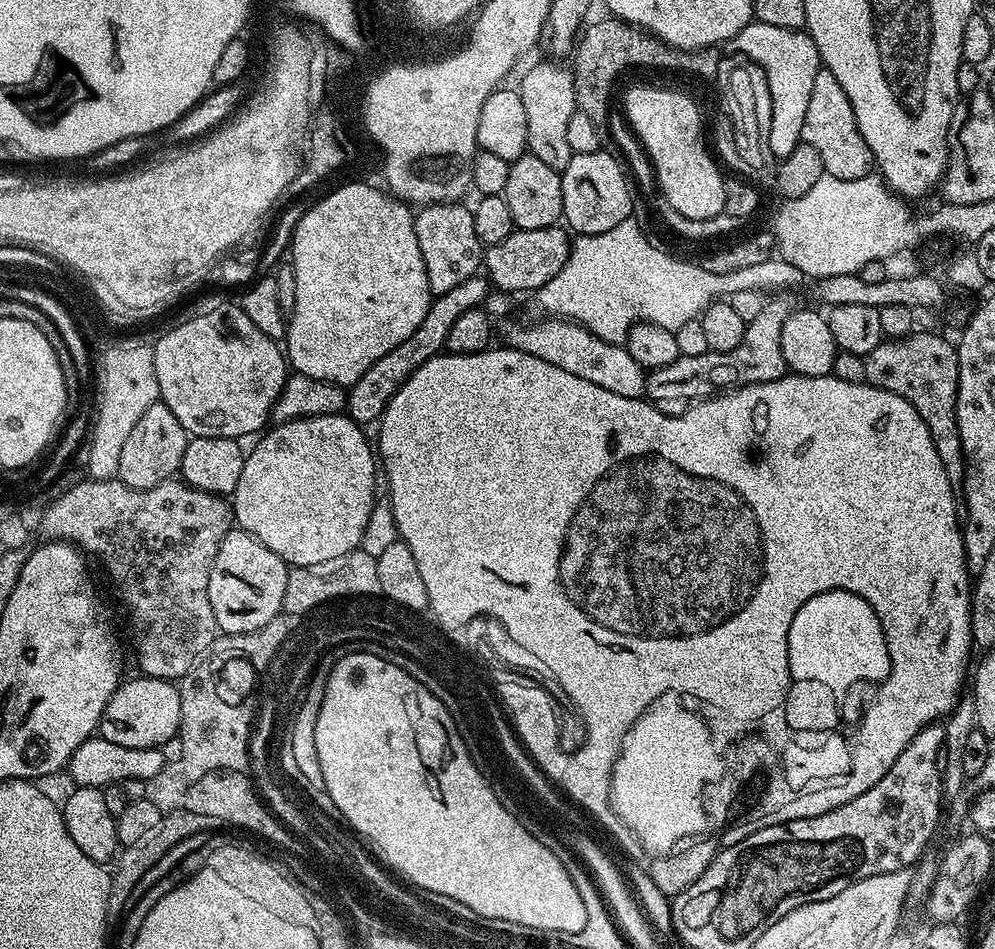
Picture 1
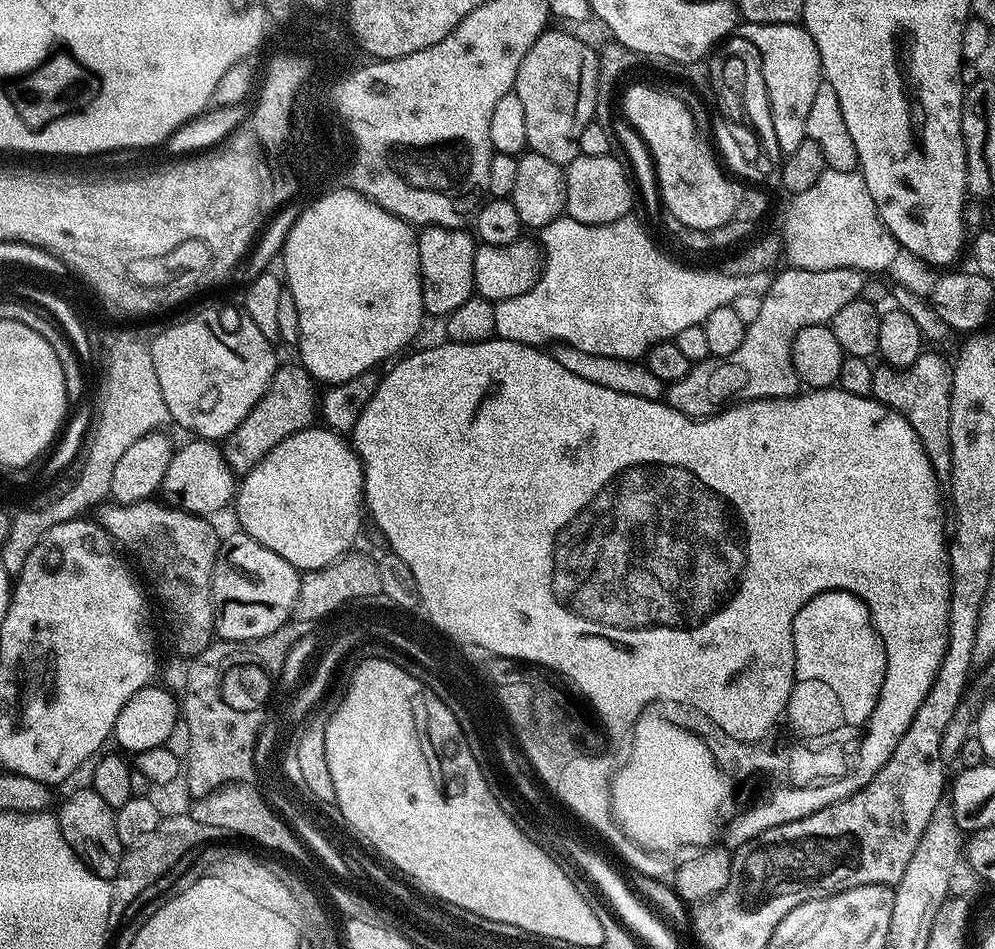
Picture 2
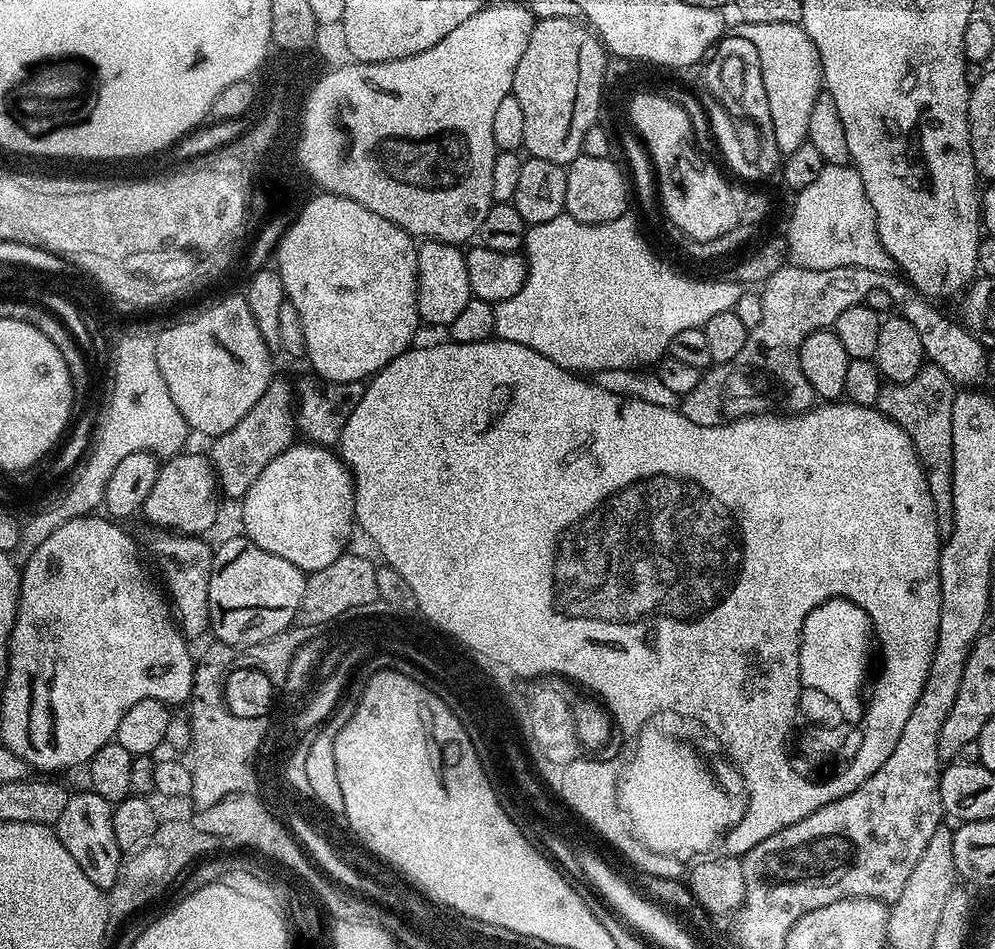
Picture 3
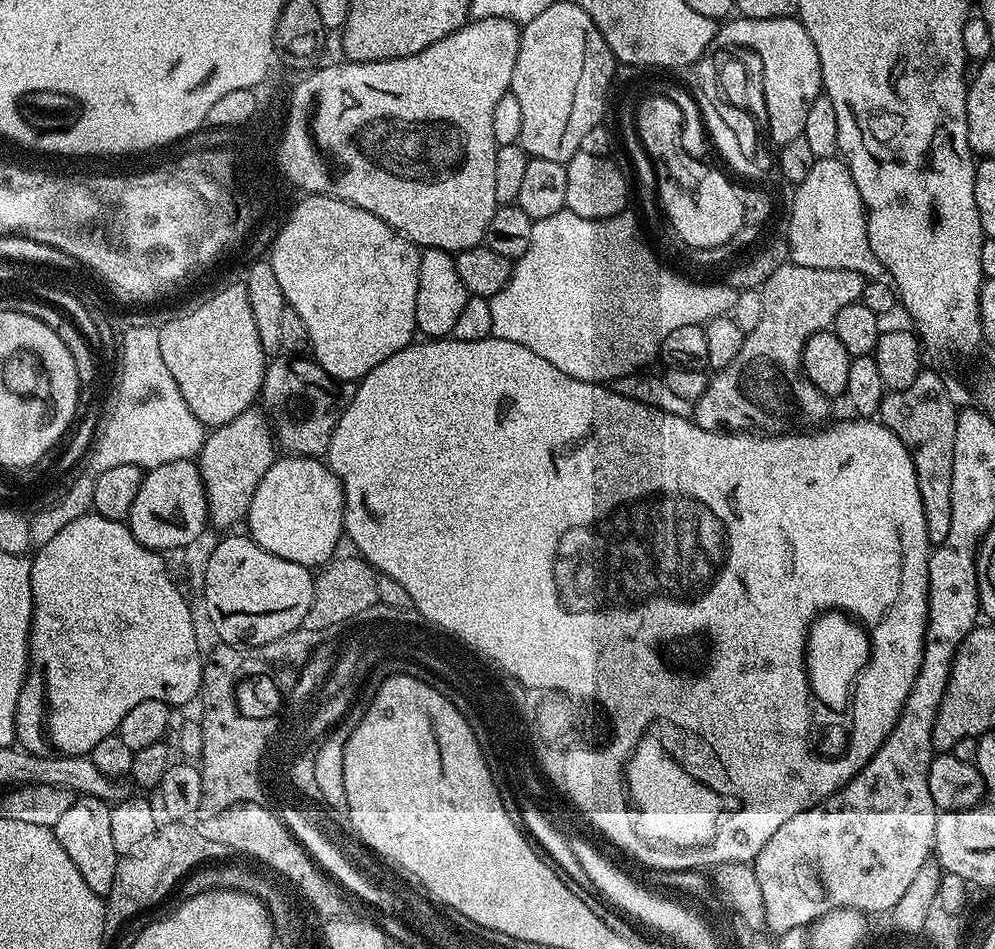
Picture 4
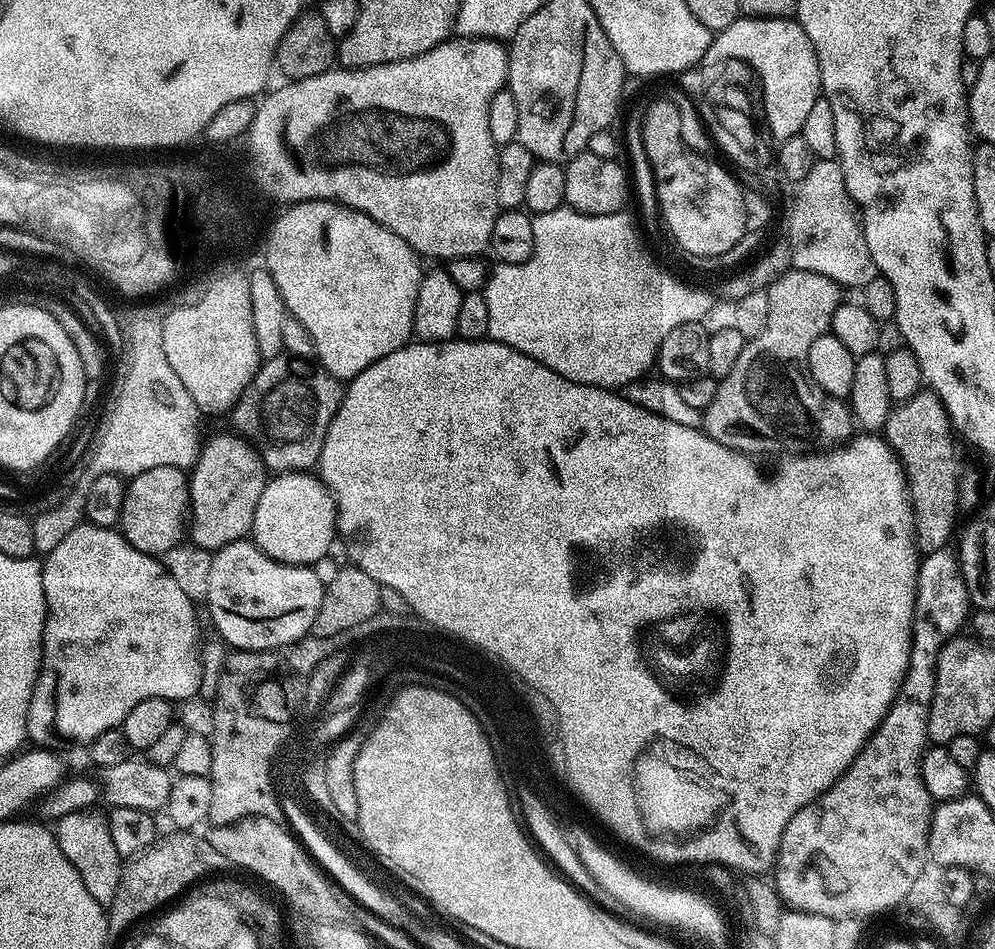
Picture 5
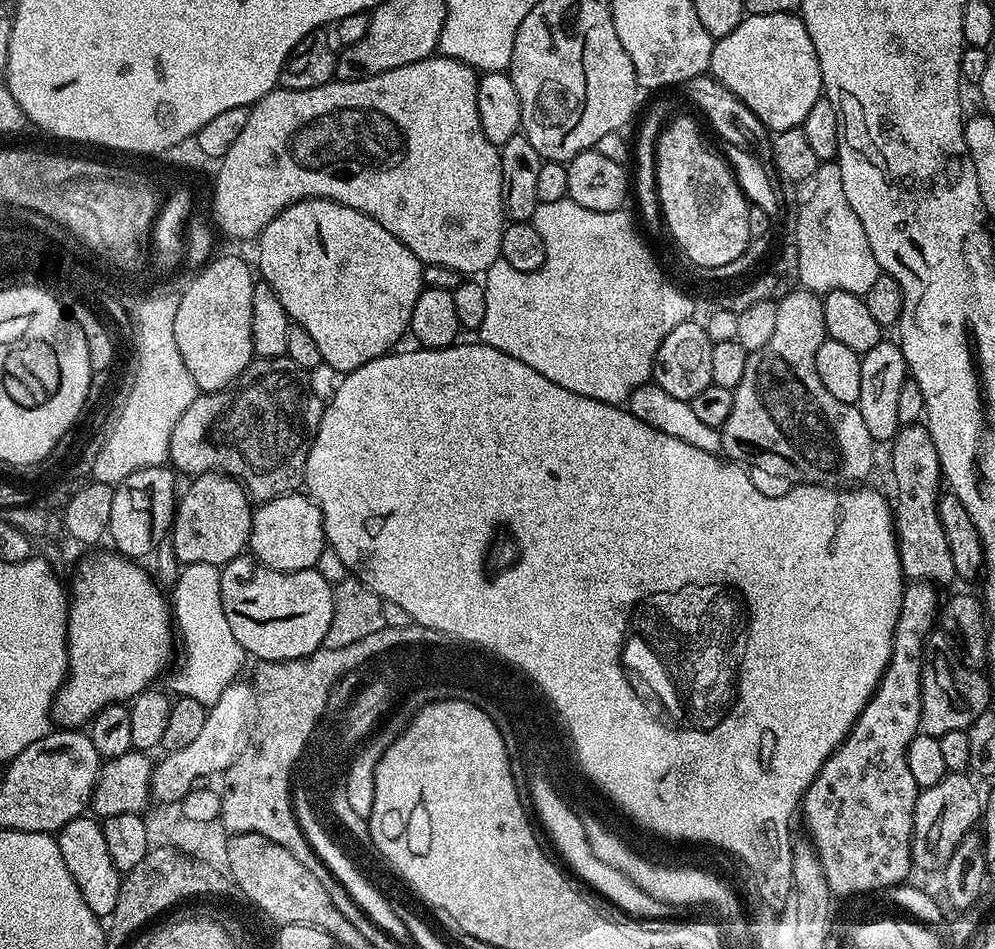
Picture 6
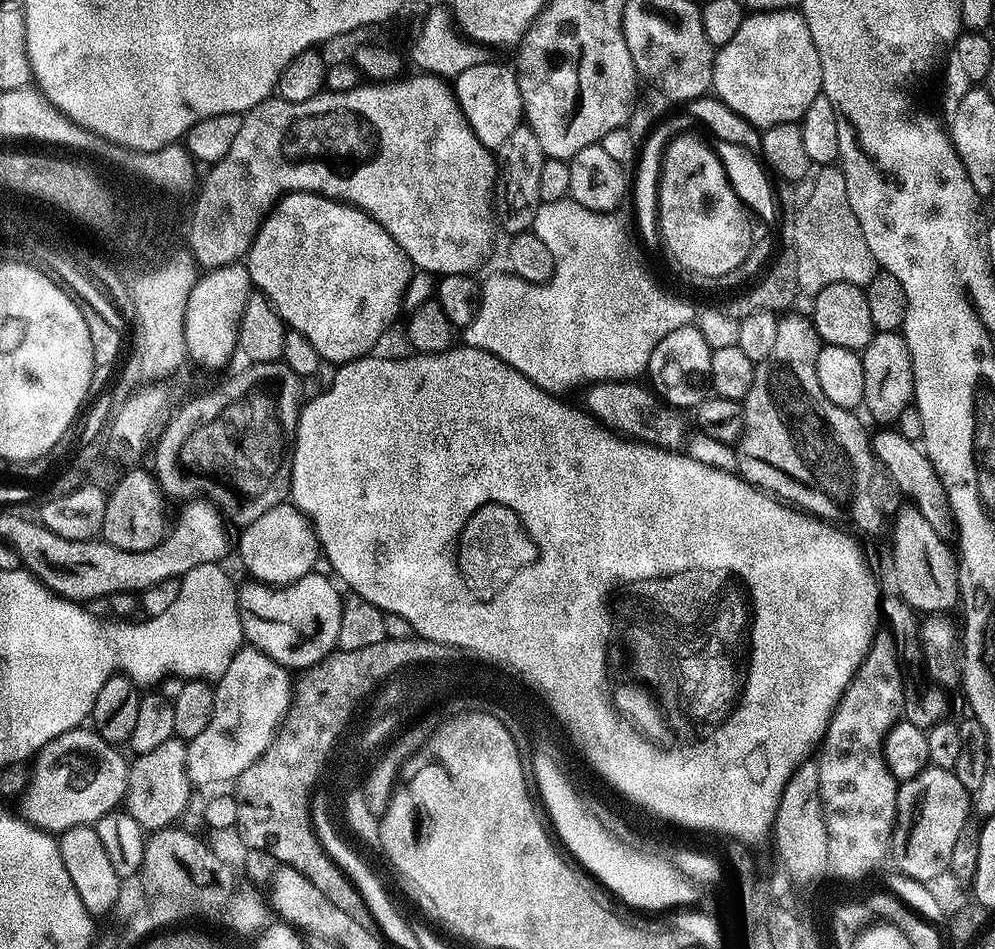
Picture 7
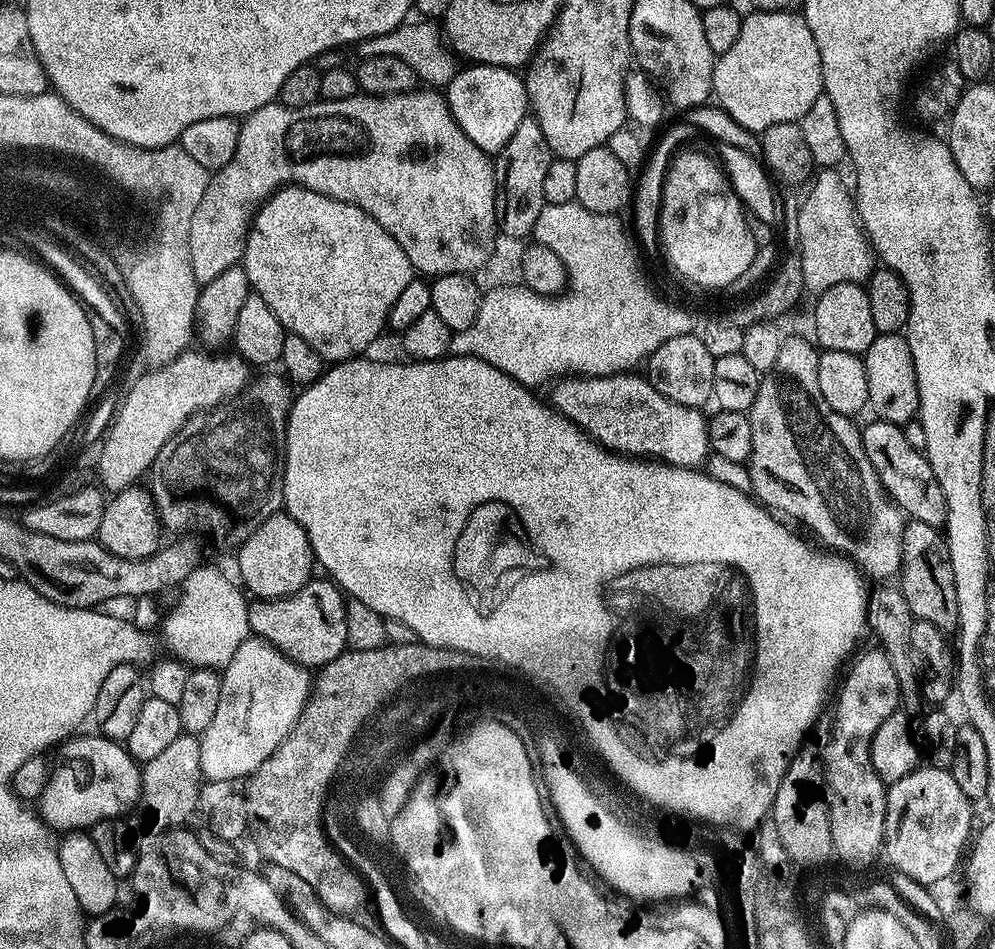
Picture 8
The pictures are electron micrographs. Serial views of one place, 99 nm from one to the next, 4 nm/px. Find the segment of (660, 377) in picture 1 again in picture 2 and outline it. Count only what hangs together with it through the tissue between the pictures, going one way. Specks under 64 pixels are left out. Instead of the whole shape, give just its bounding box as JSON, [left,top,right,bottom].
[666,266,862,418]

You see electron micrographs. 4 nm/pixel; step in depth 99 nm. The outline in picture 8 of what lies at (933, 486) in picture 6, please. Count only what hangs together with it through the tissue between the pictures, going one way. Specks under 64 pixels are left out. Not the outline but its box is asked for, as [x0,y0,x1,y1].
[898,519,960,634]

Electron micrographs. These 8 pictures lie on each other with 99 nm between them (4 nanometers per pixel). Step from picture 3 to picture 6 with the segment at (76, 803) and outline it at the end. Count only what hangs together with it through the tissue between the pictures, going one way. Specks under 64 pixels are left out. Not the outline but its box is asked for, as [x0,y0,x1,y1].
[56,814,122,917]

